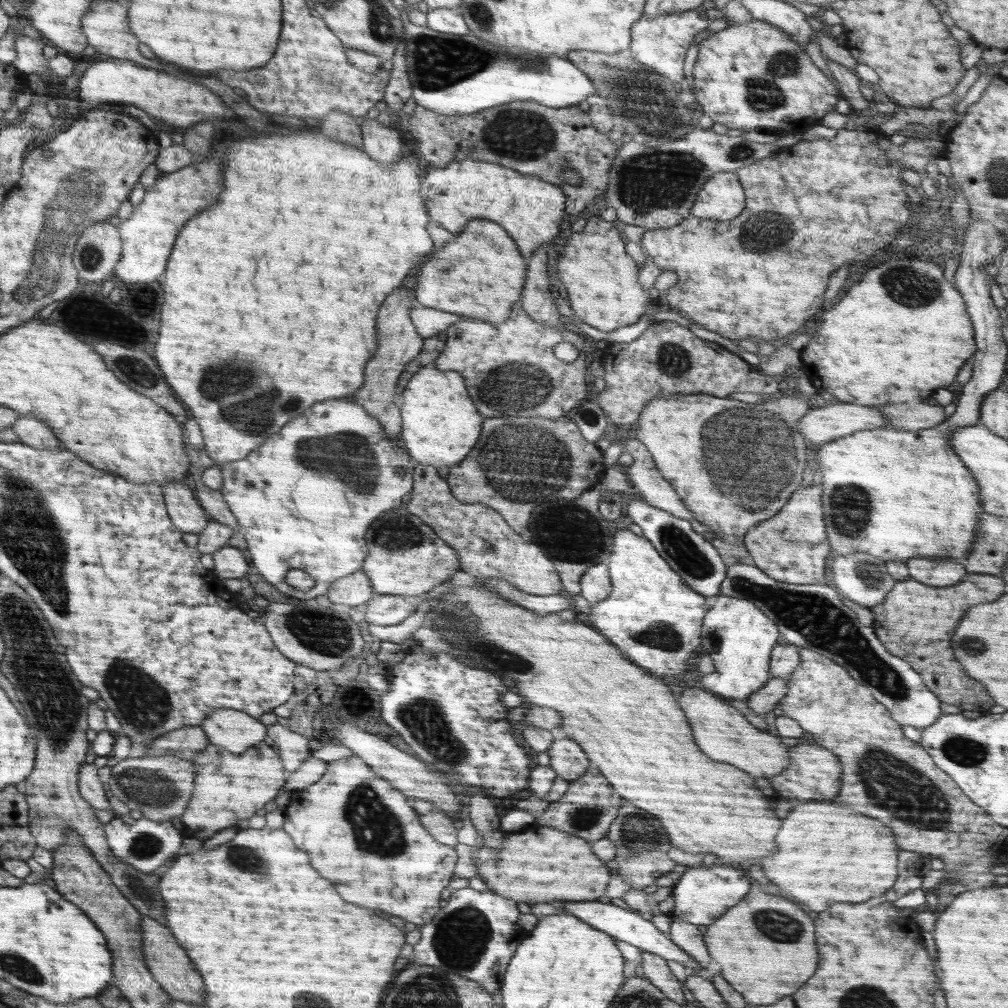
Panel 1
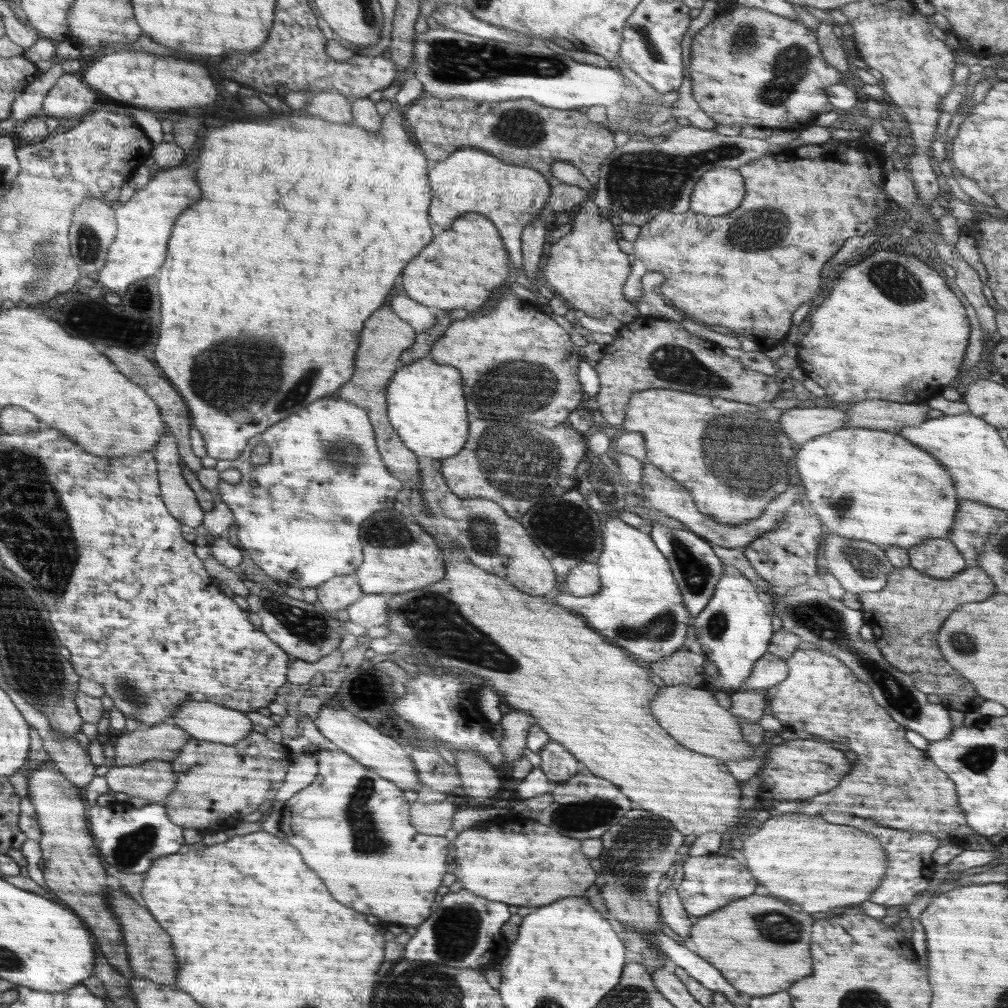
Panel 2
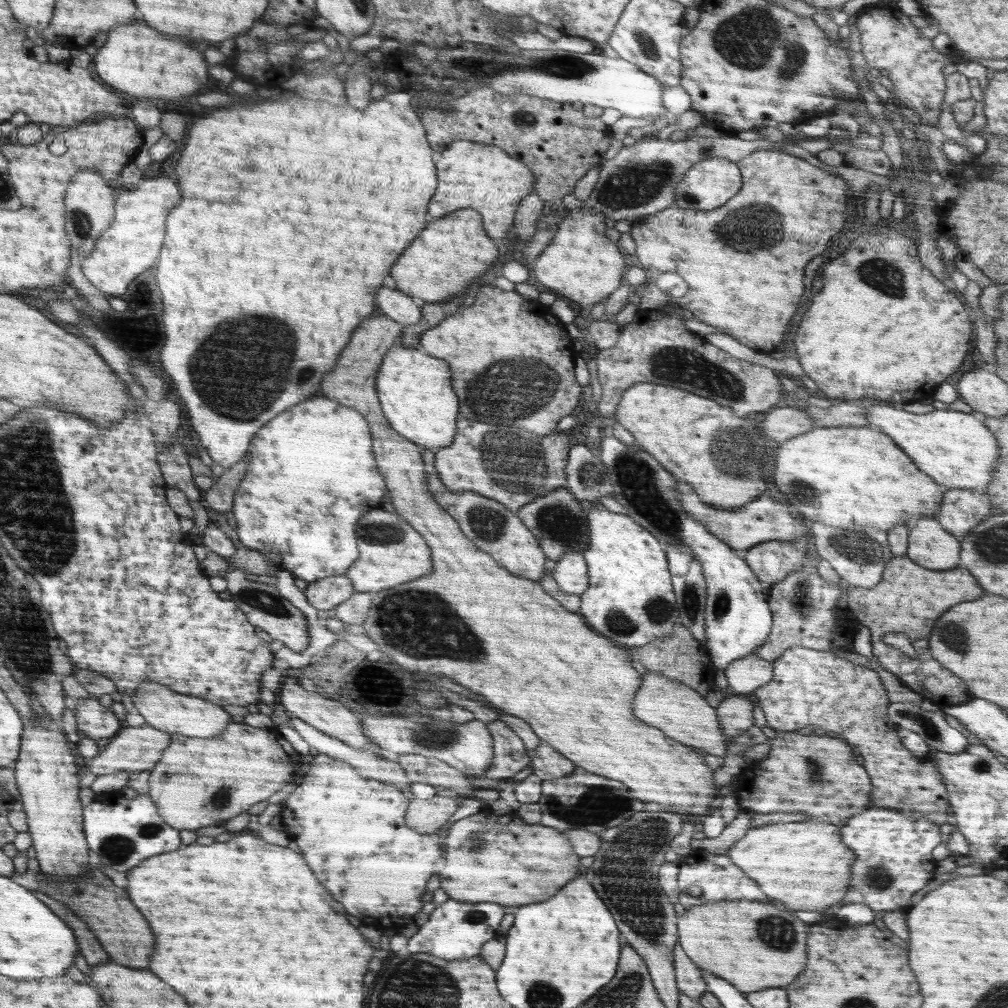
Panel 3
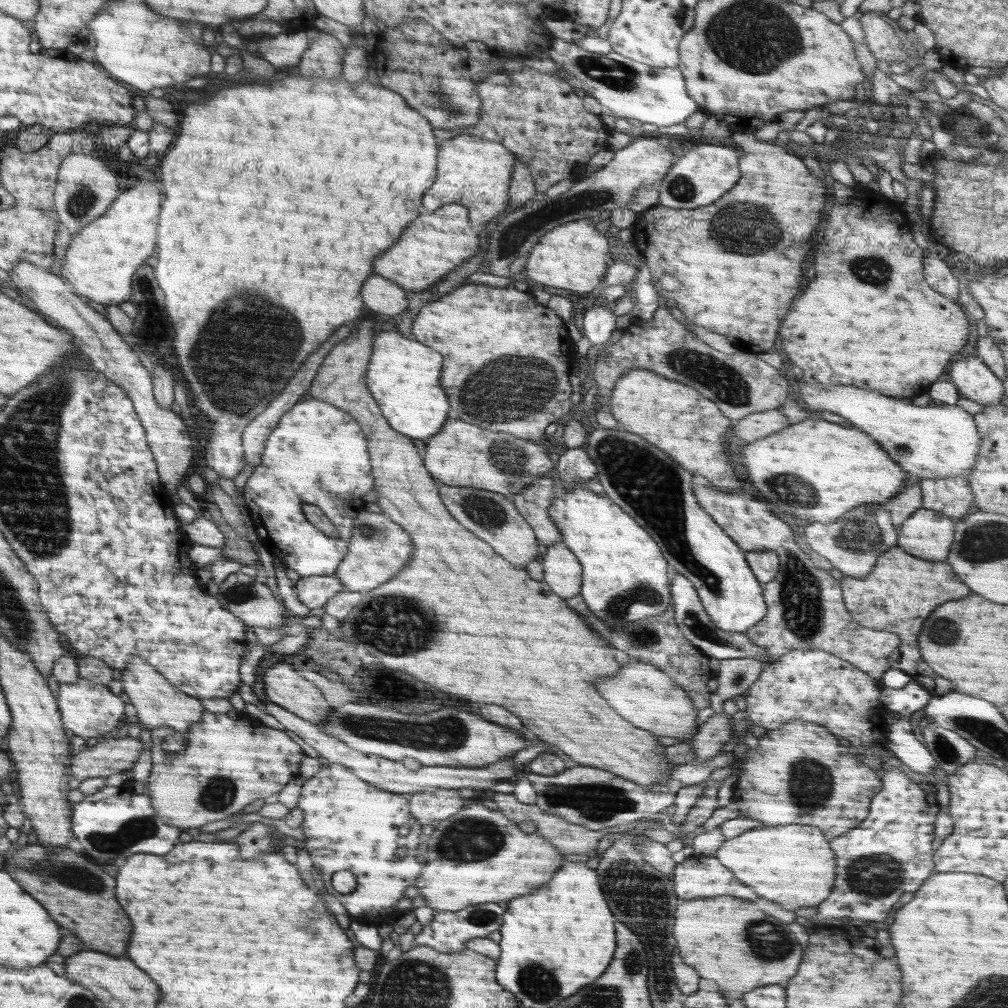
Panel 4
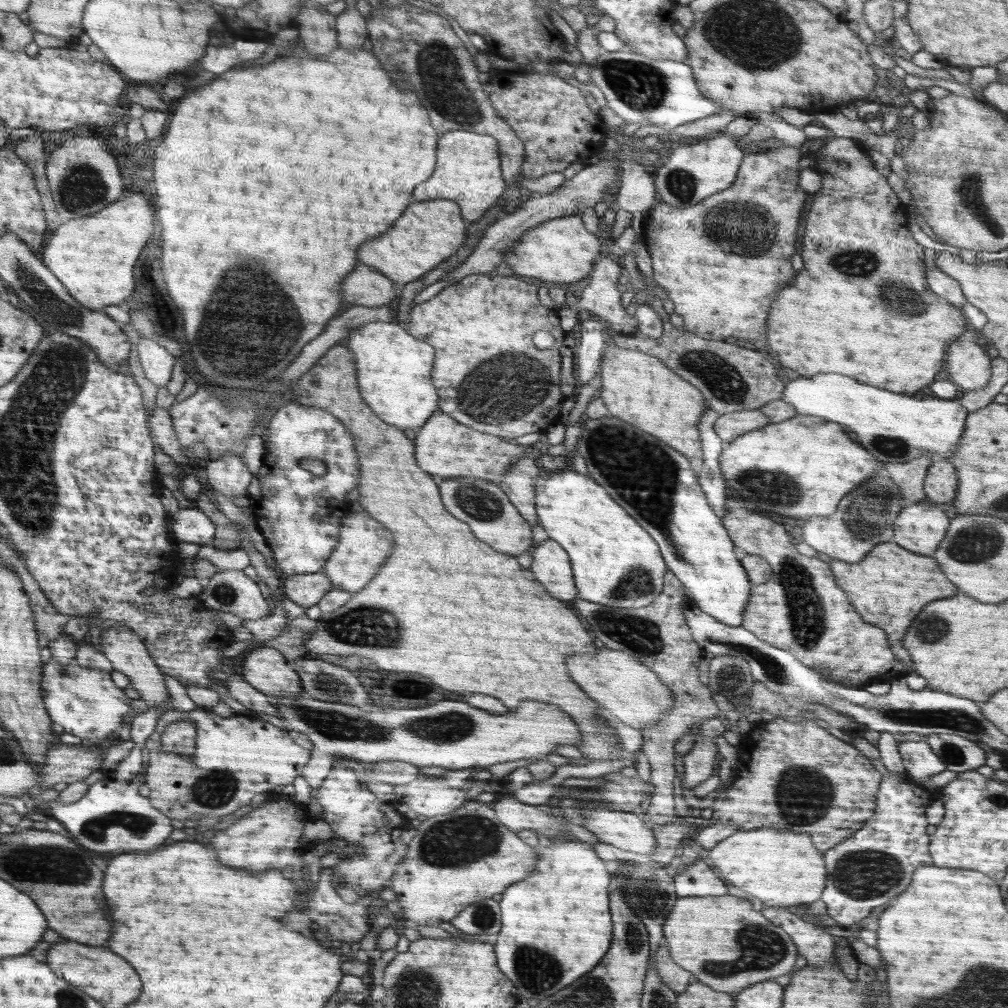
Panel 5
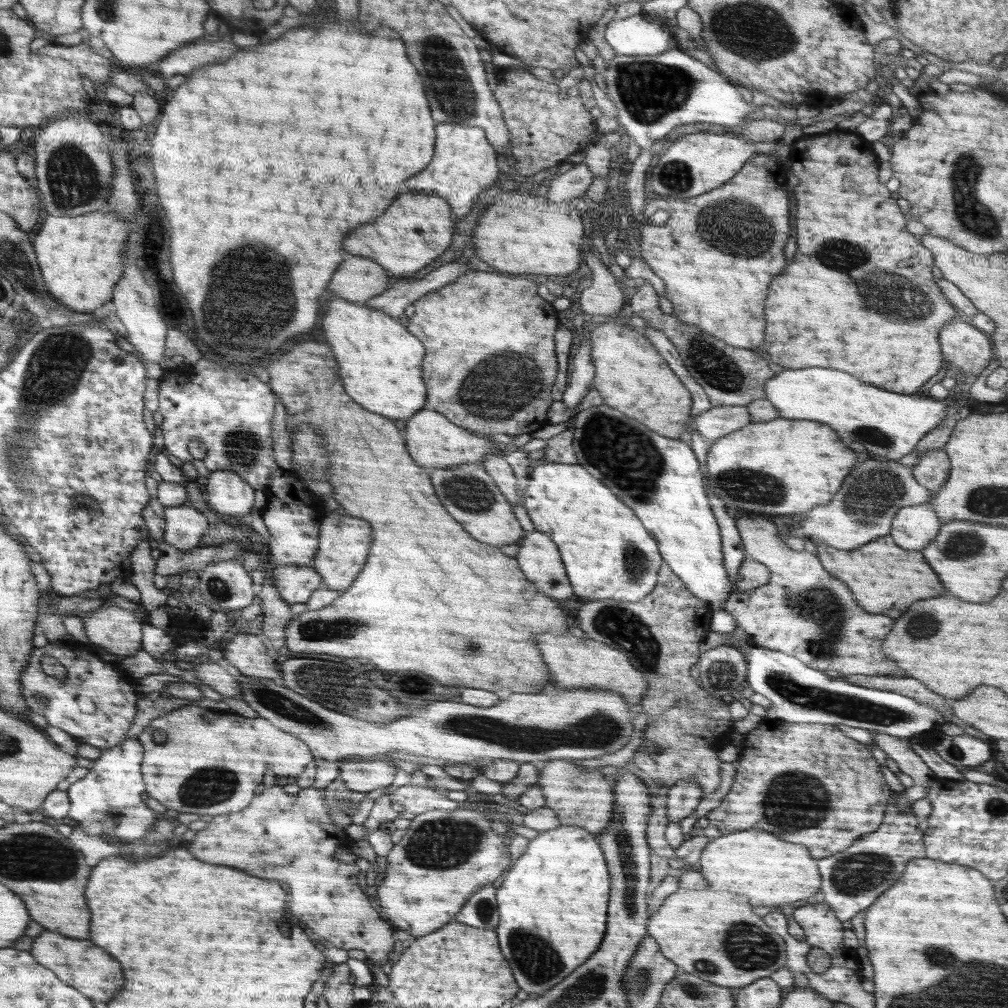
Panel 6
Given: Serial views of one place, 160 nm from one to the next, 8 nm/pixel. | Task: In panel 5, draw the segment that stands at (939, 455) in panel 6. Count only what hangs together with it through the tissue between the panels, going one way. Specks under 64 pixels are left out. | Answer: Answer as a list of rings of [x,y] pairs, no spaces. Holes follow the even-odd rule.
[[[936,459],[929,466],[923,491],[934,505],[948,507],[956,496],[958,475],[954,465],[948,459]]]

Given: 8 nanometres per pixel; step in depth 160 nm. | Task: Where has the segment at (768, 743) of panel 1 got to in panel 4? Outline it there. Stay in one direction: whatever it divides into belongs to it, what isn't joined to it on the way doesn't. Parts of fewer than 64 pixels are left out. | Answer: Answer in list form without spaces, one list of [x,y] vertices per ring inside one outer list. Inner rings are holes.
[[[636,660],[629,661],[626,666],[621,664],[618,676],[596,682],[596,688],[600,688],[604,700],[607,700],[611,708],[624,720],[657,737],[684,739],[690,743],[698,731],[696,717],[699,711],[694,708],[692,699],[671,676],[651,664]]]

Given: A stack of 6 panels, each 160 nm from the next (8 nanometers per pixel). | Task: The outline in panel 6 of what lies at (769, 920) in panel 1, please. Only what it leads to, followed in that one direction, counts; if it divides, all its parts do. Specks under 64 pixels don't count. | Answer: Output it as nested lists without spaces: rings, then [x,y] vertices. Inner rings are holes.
[[[680,890],[668,896],[648,920],[647,932],[660,944],[662,954],[685,972],[720,987],[740,988],[769,977],[785,967],[787,952],[783,938],[760,916],[752,914],[746,896],[724,896],[716,892]]]

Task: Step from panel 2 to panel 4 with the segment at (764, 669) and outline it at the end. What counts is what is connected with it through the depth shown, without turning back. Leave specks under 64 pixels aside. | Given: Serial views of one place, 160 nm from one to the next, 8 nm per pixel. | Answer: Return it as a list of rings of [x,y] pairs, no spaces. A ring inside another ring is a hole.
[[[729,658],[719,660],[718,686],[711,693],[711,707],[714,714],[723,712],[723,702],[734,696],[740,696],[748,692],[758,680],[763,670],[763,664],[755,658]]]

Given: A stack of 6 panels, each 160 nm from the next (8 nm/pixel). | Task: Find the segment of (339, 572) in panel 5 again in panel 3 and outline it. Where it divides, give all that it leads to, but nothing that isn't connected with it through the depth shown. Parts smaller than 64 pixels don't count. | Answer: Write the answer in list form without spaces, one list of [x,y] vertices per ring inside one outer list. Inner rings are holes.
[[[372,510],[360,520],[360,560],[356,566],[349,568],[352,572],[345,574],[350,578],[355,590],[371,593],[384,591],[384,588],[394,588],[398,584],[422,578],[432,572],[432,556],[428,544],[408,521],[400,518],[396,512]]]

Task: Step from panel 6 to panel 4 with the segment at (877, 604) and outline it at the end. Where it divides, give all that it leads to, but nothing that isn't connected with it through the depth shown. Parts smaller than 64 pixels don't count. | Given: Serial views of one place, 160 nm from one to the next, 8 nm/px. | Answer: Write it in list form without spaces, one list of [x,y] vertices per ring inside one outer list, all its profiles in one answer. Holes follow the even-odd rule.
[[[896,546],[888,549],[873,566],[872,574],[866,578],[843,575],[839,581],[843,601],[852,618],[863,627],[877,631],[888,631],[900,637],[899,647],[887,658],[891,668],[898,668],[921,684],[931,696],[944,696],[954,690],[954,686],[938,676],[922,658],[918,634],[924,620],[936,610],[936,606],[948,600],[960,600],[970,594],[968,586],[962,584],[952,566],[947,562],[926,562],[908,554]]]

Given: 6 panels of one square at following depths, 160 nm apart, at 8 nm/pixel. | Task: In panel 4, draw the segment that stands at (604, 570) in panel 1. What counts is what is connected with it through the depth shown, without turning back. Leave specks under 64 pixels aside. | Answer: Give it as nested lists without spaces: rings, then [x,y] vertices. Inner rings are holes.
[[[562,542],[548,546],[548,553],[541,556],[544,582],[554,594],[572,598],[581,591],[582,567],[576,555]]]

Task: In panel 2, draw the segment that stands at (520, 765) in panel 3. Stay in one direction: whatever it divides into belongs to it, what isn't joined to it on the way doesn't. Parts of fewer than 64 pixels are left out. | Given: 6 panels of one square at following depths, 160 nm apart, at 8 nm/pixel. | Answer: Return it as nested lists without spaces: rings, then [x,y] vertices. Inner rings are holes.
[[[511,711],[504,714],[499,722],[504,731],[503,738],[498,742],[505,756],[506,764],[510,764],[523,754],[526,746],[527,733],[530,727],[535,726],[537,720],[526,712]]]

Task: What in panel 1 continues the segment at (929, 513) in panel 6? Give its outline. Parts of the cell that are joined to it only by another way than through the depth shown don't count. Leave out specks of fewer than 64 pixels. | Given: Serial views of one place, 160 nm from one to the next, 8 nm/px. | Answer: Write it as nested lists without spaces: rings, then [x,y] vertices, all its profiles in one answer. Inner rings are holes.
[[[910,558],[906,562],[909,570],[909,578],[918,580],[928,586],[950,586],[964,578],[966,570],[963,562],[952,562],[952,560],[924,560],[924,558]]]

